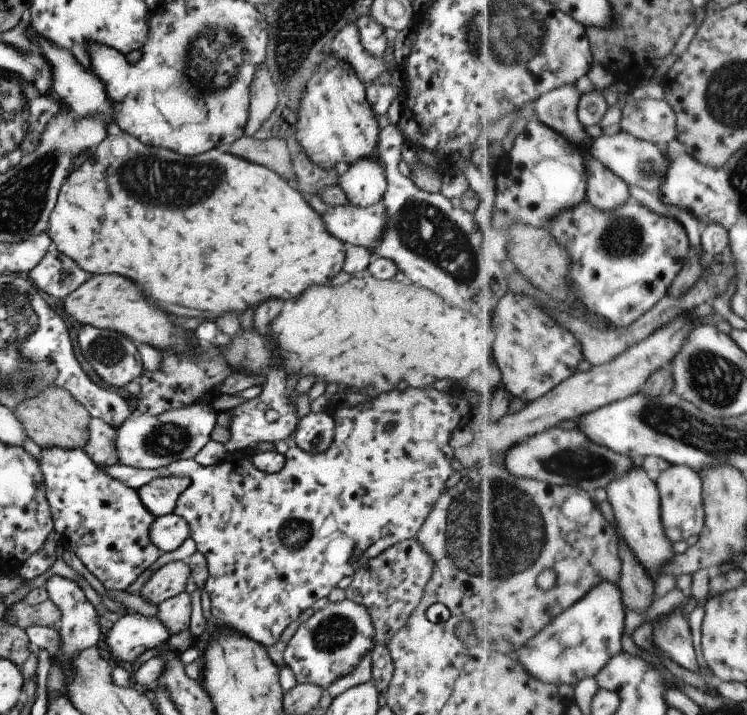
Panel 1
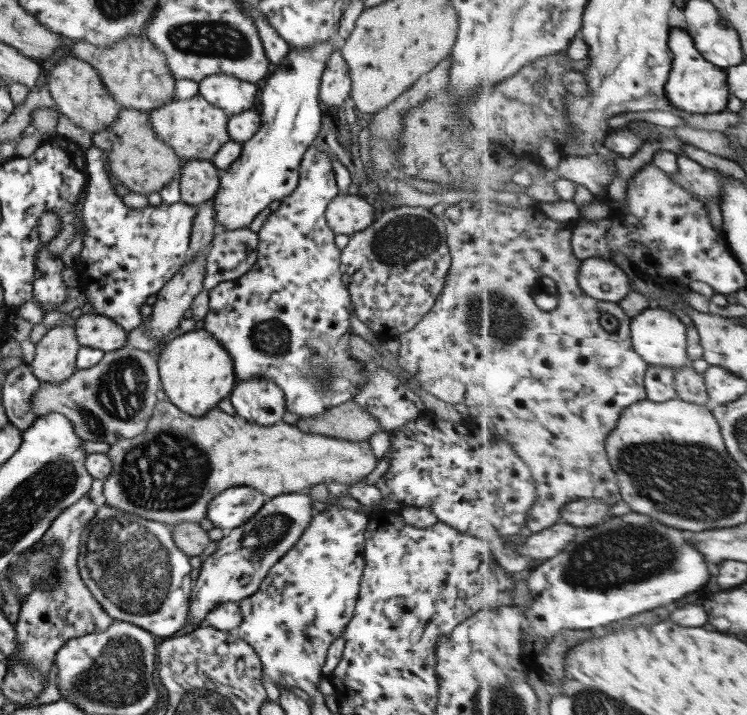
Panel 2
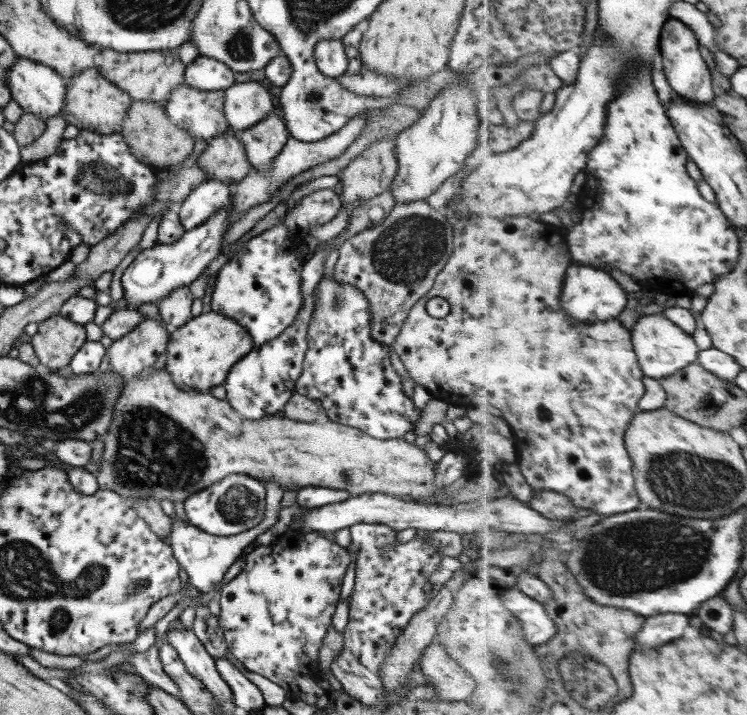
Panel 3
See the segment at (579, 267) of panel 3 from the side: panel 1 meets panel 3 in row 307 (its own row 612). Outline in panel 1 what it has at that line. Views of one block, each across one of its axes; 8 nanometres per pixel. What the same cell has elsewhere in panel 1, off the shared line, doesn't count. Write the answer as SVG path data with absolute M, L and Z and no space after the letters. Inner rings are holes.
M607 581L595 586L572 609L565 610L527 645L516 651L517 660L529 674L543 682L575 686L584 678L596 678L601 670L623 652L621 638L625 634L625 604L617 583Z

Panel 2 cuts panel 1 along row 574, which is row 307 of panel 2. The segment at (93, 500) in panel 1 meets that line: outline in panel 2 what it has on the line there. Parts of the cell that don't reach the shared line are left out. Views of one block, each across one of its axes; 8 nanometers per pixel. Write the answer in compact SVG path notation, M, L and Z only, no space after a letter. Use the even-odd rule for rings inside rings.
M89 145L85 149L84 160L88 178L80 211L85 233L75 263L79 277L76 286L86 295L93 314L105 316L119 324L123 331L130 332L142 323L139 307L145 298L157 294L188 260L186 250L196 213L195 205L179 201L146 205L141 209L127 207L111 187L111 176L103 164L103 151Z

